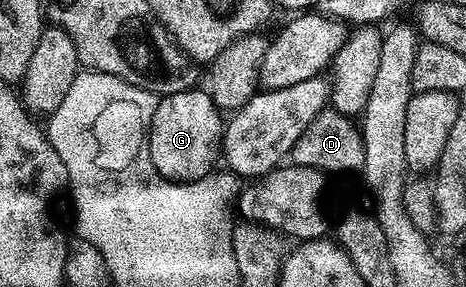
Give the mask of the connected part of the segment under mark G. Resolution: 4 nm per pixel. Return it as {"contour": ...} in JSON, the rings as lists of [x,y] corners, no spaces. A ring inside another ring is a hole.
{"contour":[[[196,89],[163,95],[157,101],[152,123],[148,126],[150,160],[156,171],[169,182],[193,182],[207,178],[217,169],[222,154],[225,119],[207,89]]]}

